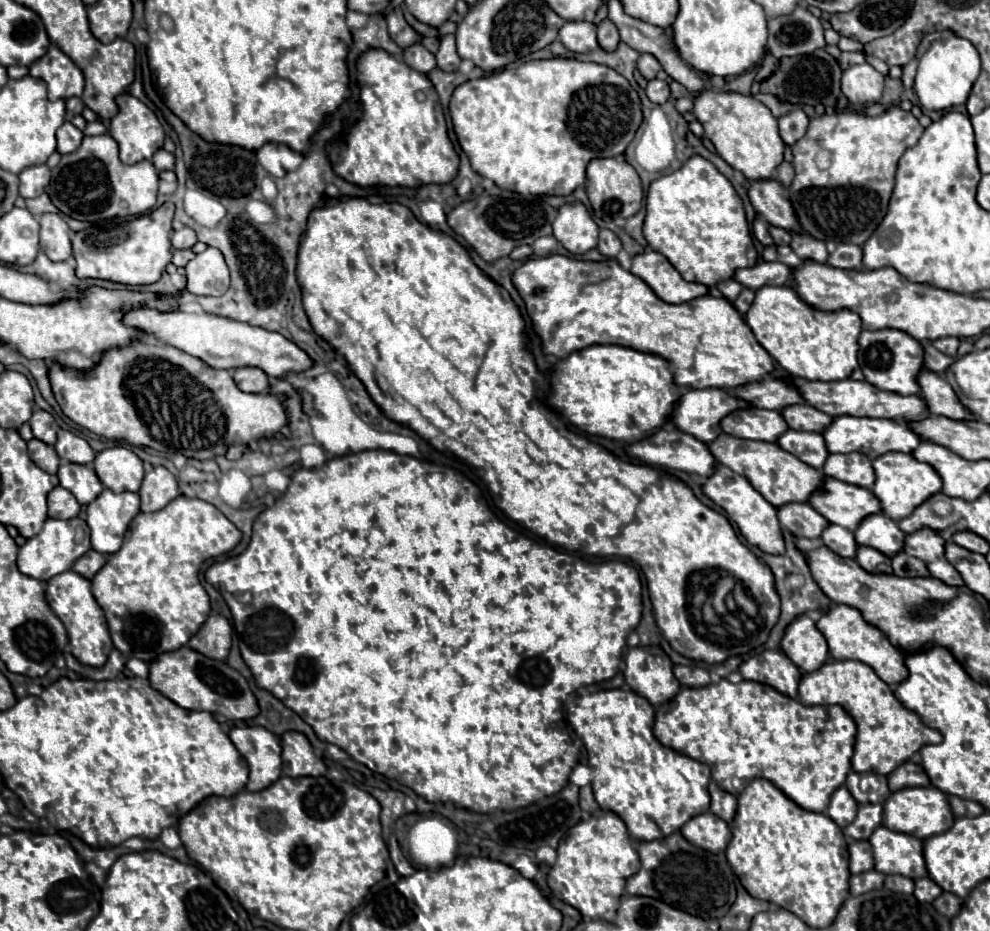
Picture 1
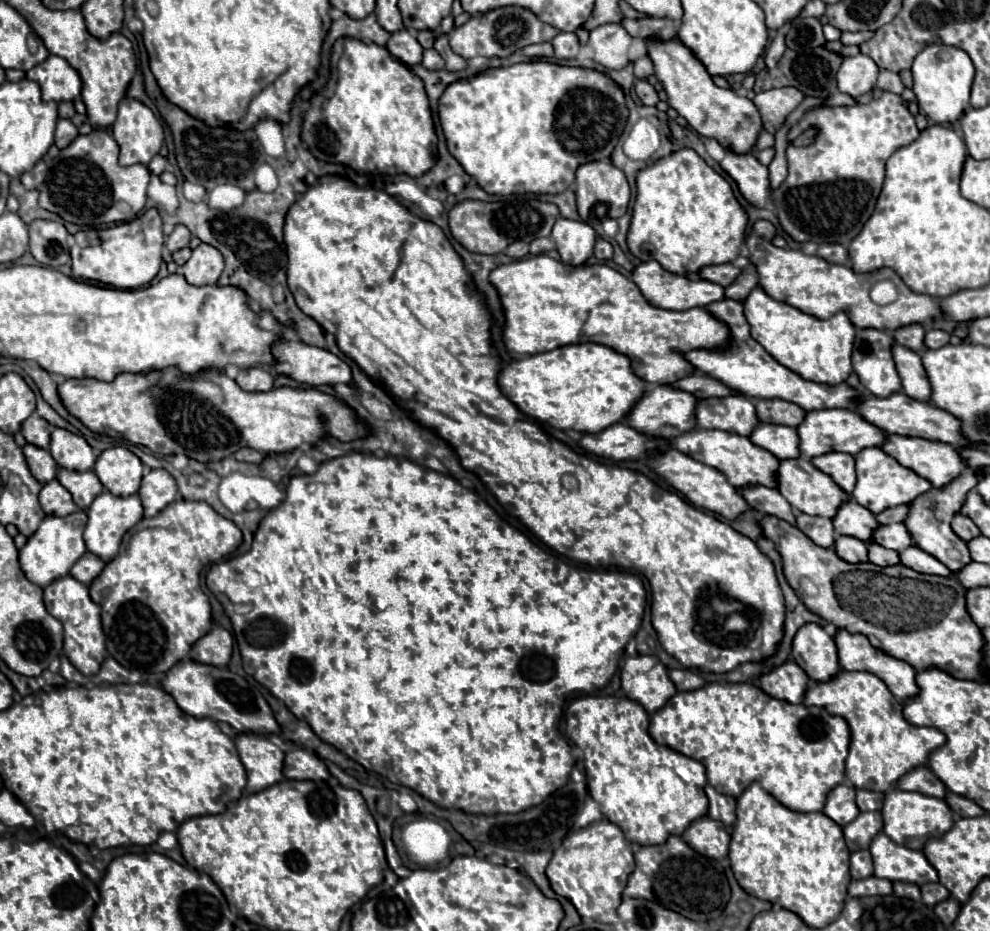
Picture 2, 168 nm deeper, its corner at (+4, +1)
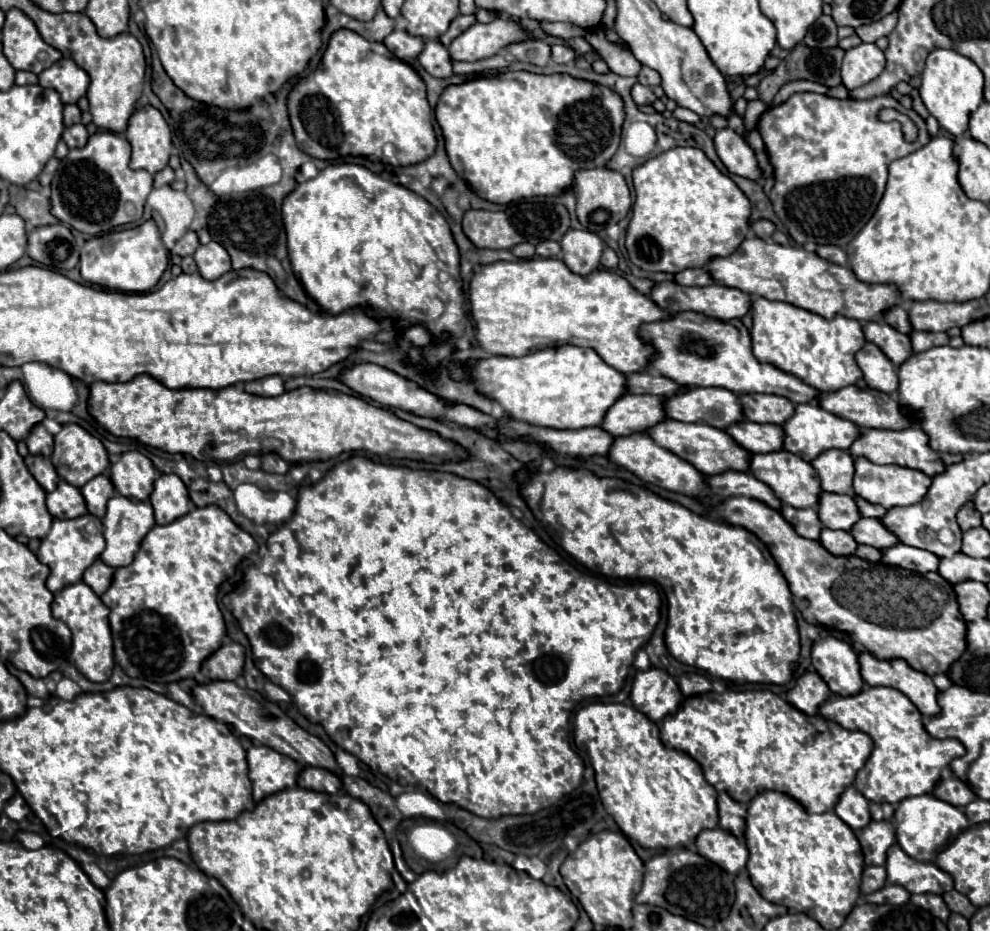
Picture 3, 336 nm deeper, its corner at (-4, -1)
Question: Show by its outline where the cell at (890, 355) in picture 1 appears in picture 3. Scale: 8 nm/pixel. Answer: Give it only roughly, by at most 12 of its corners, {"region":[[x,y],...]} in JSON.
{"region":[[868,341],[856,353],[868,387],[898,389],[898,369]]}

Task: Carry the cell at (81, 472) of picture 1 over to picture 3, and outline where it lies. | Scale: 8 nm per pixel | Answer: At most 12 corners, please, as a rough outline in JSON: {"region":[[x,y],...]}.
{"region":[[106,475],[90,479],[82,489],[88,511],[104,517],[116,495]]}

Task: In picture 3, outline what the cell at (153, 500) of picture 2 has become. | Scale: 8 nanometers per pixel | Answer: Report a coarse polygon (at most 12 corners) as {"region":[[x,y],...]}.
{"region":[[174,473],[160,475],[150,503],[158,525],[190,511],[188,489]]}

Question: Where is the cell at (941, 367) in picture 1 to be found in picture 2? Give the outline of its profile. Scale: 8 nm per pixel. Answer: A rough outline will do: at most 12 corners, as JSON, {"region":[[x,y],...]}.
{"region":[[920,323],[898,327],[892,333],[900,345],[924,351]]}

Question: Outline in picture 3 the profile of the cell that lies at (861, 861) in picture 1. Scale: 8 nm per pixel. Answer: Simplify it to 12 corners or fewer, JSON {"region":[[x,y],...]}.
{"region":[[870,865],[862,873],[862,893],[886,885],[886,869]]}

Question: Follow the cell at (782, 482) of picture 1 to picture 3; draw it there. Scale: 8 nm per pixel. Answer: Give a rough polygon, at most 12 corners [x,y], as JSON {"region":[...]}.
{"region":[[666,419],[648,435],[704,475],[748,473],[752,453],[722,429]]}

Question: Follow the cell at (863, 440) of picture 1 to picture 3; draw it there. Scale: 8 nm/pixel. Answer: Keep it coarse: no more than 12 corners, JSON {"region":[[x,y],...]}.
{"region":[[818,403],[796,405],[784,449],[814,461],[850,449],[860,429]]}

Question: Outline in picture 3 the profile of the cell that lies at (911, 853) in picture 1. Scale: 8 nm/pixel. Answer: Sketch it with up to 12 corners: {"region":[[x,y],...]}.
{"region":[[888,849],[888,883],[910,893],[942,895],[952,877],[934,863]]}

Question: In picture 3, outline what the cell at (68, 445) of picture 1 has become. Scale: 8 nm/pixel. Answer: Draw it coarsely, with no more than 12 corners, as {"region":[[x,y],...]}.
{"region":[[74,423],[54,435],[50,461],[82,487],[110,465],[100,439]]}

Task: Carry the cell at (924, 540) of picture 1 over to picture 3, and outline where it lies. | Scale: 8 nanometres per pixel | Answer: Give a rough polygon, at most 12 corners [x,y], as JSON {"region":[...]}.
{"region":[[862,517],[850,533],[860,545],[900,543],[880,519]]}

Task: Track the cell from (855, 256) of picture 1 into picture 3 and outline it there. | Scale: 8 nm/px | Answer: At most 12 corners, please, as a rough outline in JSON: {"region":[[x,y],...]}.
{"region":[[818,245],[816,255],[848,265],[846,251],[838,245]]}

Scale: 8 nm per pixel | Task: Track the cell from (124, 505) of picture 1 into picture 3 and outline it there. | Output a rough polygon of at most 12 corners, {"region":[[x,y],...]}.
{"region":[[114,495],[100,559],[124,567],[154,525],[152,505]]}

